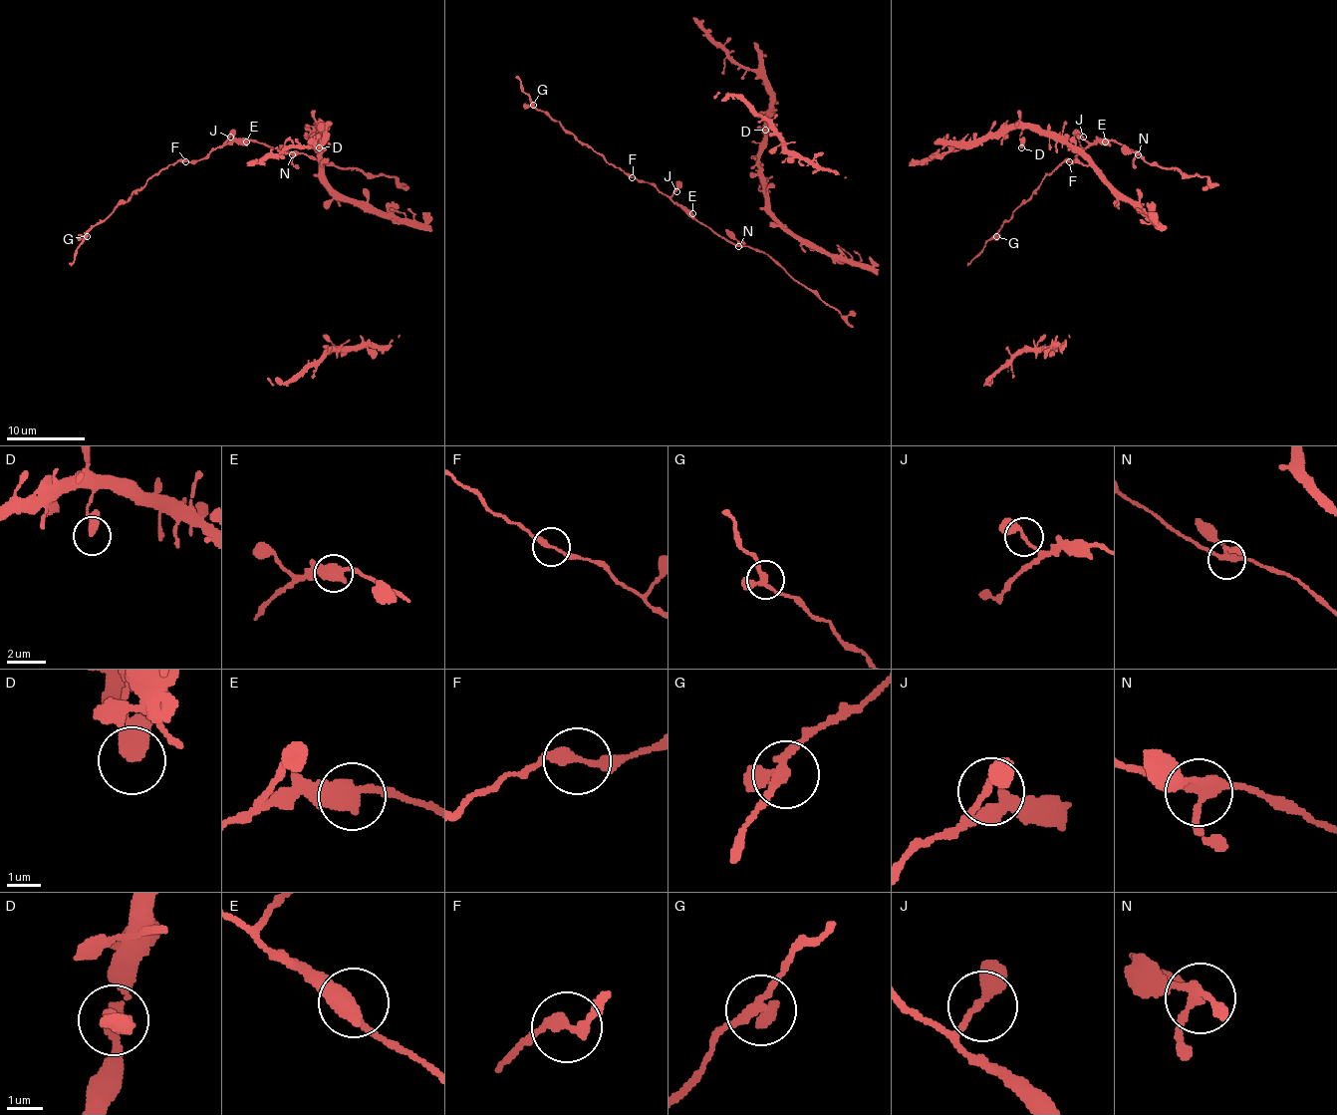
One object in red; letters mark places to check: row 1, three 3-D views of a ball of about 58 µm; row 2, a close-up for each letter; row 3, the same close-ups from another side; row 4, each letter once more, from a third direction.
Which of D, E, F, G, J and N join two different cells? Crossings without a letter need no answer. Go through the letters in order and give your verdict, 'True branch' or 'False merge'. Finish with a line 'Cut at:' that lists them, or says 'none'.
D: True branch
E: True branch
F: True branch
G: True branch
J: True branch
N: True branch
Cut at: none

